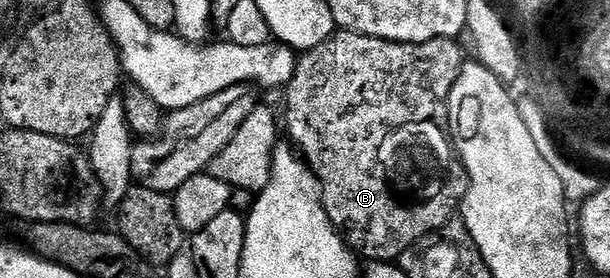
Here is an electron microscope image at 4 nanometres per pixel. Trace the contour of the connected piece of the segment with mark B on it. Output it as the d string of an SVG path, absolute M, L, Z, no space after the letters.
M338 31L324 40L319 46L308 49L298 59L297 69L291 82L284 89L285 116L283 112L283 128L289 131L288 139L292 147L299 150L313 175L317 177L321 199L329 221L334 228L345 237L354 253L366 256L369 262L393 262L404 257L405 252L416 240L421 240L438 228L445 227L458 215L459 209L469 192L469 175L461 164L453 141L446 131L447 105L449 95L461 73L463 57L456 39L428 40L422 44L396 44L394 40L380 40L374 36L364 36L358 32Z

